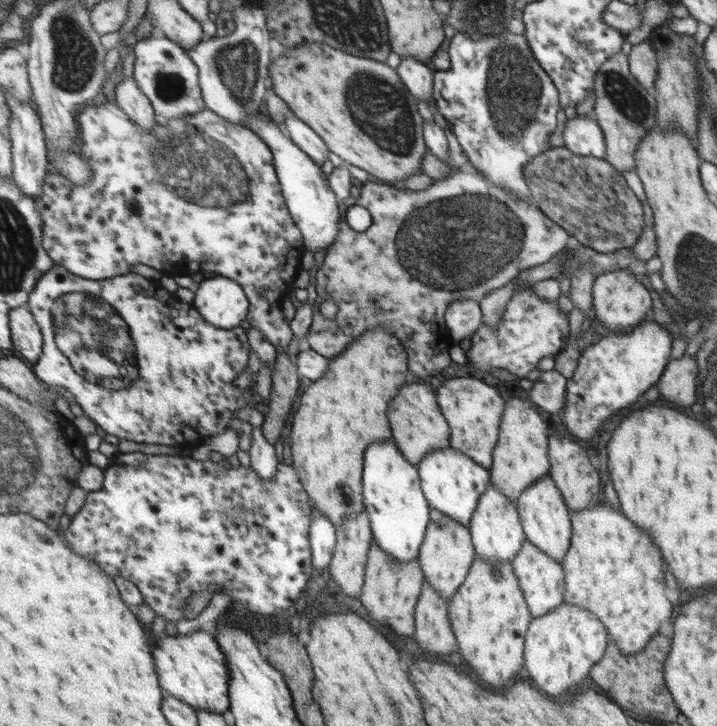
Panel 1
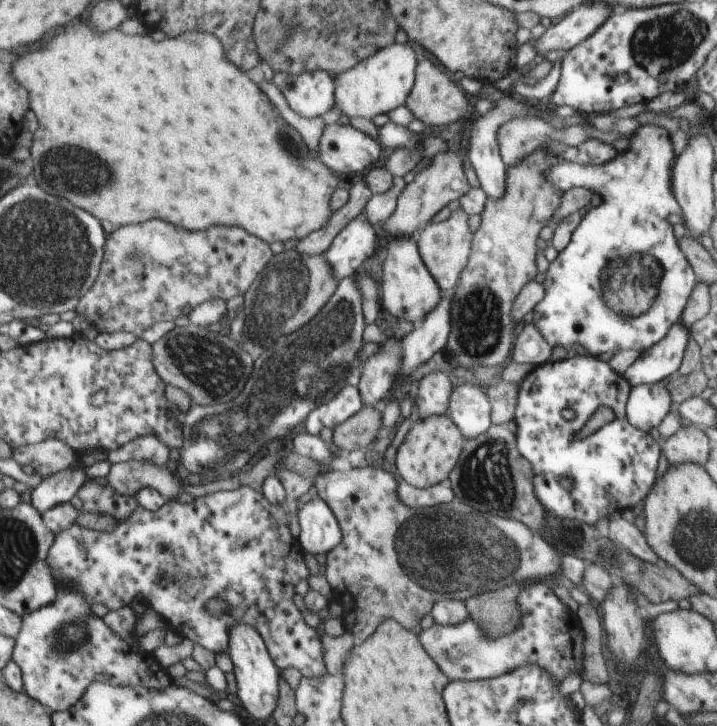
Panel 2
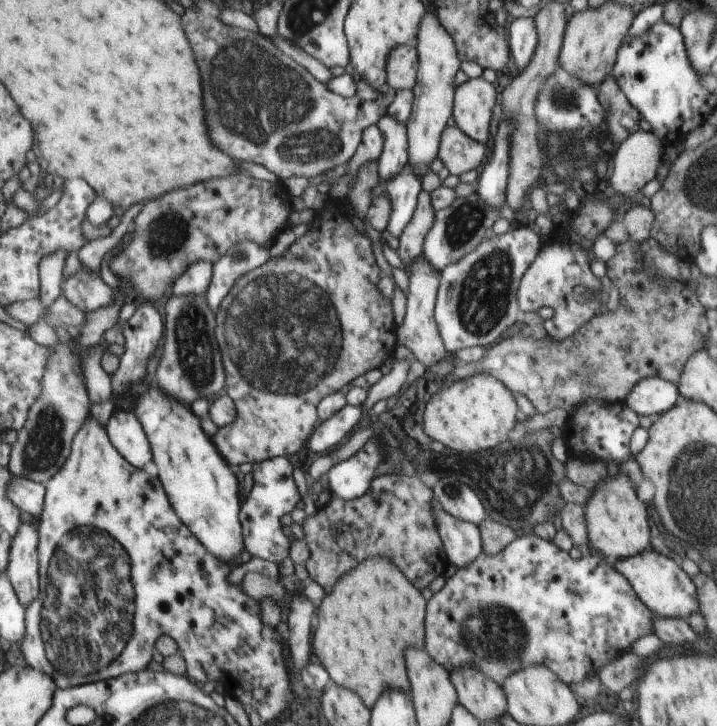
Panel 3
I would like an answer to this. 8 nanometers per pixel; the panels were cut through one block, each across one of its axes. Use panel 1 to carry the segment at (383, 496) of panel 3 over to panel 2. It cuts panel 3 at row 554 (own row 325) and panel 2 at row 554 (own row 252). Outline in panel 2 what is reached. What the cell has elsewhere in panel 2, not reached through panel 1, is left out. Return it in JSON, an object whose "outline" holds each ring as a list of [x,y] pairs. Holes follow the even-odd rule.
{"outline":[[[367,466],[364,468],[352,468],[347,471],[332,471],[322,472],[314,480],[316,484],[314,485],[313,494],[323,497],[332,509],[332,513],[336,517],[336,521],[340,525],[340,530],[343,533],[343,538],[339,545],[335,546],[329,554],[327,554],[327,566],[325,567],[325,575],[328,584],[334,594],[334,598],[339,602],[342,602],[341,620],[345,632],[351,633],[351,636],[355,642],[359,643],[364,641],[367,637],[373,634],[377,626],[379,626],[381,621],[385,619],[395,619],[395,622],[399,623],[399,614],[401,614],[400,625],[403,627],[403,616],[409,616],[411,614],[427,614],[429,610],[432,610],[431,606],[436,604],[437,601],[441,599],[461,599],[466,600],[468,598],[473,598],[473,595],[483,594],[486,590],[500,589],[501,587],[506,587],[511,584],[523,585],[533,578],[543,578],[543,576],[551,576],[560,574],[560,554],[549,544],[545,542],[537,532],[529,530],[523,523],[517,521],[516,519],[501,518],[500,516],[481,512],[477,508],[472,506],[467,506],[461,504],[457,498],[454,498],[450,503],[444,504],[443,506],[435,506],[435,508],[423,508],[423,510],[415,510],[405,506],[398,497],[396,488],[400,484],[401,478],[399,478],[397,472],[388,473],[383,471],[381,468],[373,468]]]}

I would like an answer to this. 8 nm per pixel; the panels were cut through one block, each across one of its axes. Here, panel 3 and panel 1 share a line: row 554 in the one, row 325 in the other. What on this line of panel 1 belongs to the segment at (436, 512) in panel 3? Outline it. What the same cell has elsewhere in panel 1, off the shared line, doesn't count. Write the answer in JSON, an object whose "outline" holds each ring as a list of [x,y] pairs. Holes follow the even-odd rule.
{"outline":[[[457,299],[445,309],[445,322],[455,344],[469,338],[470,334],[482,323],[482,314],[477,301]]]}

